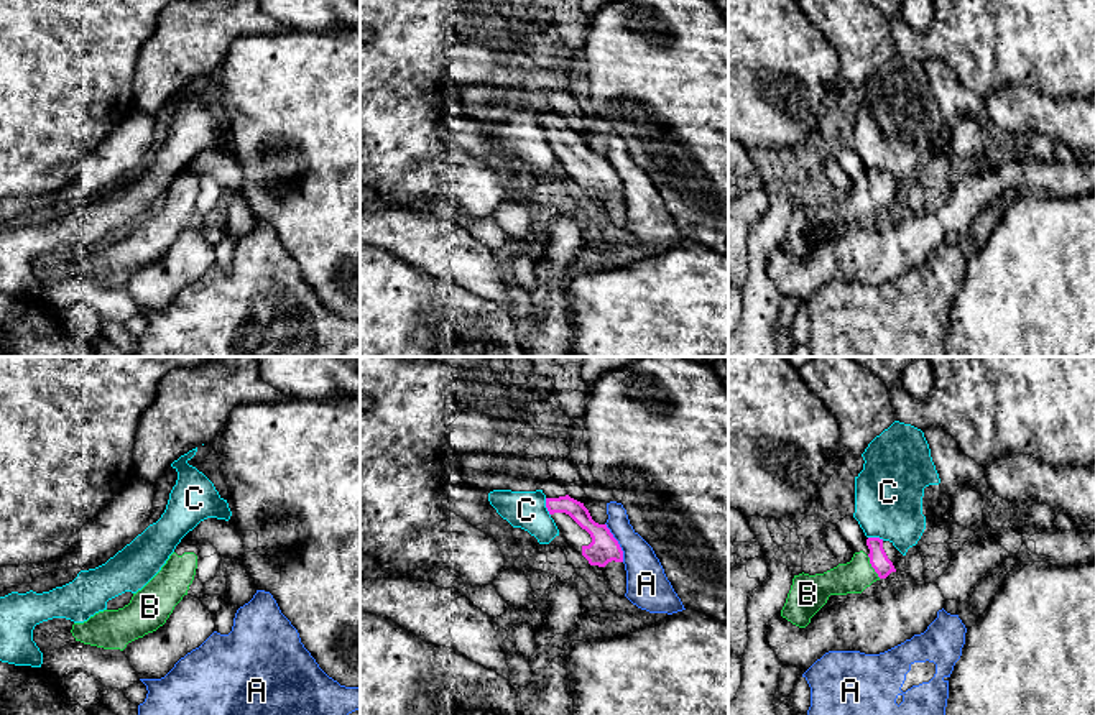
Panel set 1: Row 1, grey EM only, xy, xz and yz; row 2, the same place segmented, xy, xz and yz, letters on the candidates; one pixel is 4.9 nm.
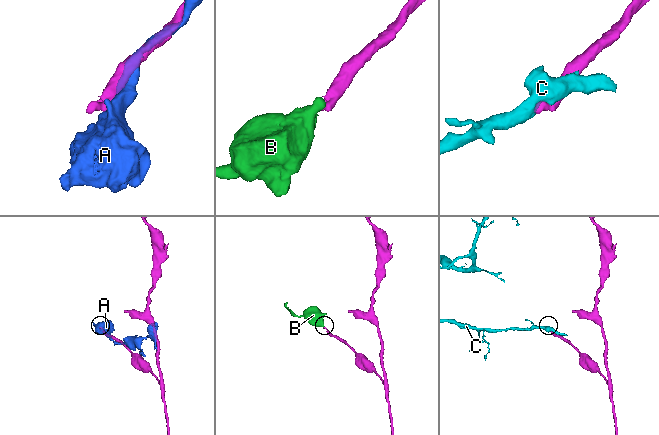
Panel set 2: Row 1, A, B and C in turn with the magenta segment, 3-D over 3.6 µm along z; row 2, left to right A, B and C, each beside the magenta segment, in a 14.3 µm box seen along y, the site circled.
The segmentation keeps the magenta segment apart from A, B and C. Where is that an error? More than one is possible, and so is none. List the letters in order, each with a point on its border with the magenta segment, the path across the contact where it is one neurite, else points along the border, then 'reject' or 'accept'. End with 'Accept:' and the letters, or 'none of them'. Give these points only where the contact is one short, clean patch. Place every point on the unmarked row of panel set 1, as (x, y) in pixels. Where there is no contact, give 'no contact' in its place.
A: contact xz (617, 175); reject
B: contact yz (872, 198); way yz (878, 191), (872, 198), (854, 209); accept
C: contact xz (546, 138); reject
Accept: B

